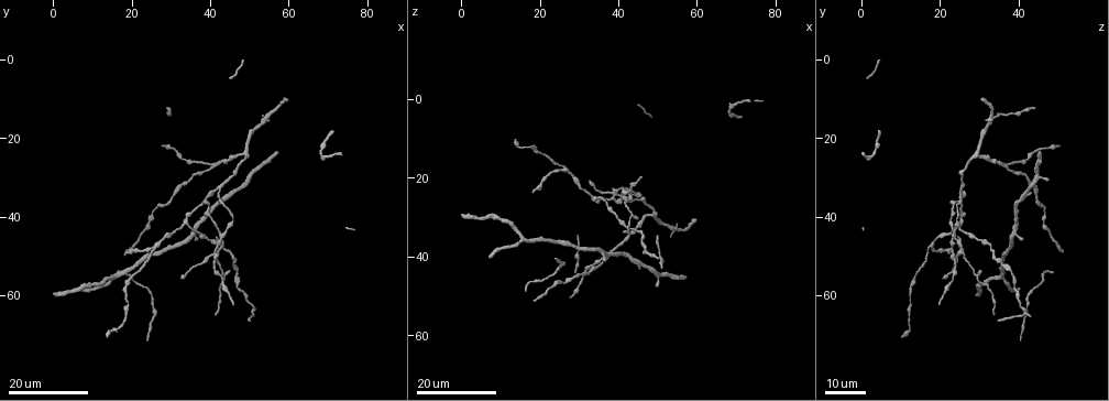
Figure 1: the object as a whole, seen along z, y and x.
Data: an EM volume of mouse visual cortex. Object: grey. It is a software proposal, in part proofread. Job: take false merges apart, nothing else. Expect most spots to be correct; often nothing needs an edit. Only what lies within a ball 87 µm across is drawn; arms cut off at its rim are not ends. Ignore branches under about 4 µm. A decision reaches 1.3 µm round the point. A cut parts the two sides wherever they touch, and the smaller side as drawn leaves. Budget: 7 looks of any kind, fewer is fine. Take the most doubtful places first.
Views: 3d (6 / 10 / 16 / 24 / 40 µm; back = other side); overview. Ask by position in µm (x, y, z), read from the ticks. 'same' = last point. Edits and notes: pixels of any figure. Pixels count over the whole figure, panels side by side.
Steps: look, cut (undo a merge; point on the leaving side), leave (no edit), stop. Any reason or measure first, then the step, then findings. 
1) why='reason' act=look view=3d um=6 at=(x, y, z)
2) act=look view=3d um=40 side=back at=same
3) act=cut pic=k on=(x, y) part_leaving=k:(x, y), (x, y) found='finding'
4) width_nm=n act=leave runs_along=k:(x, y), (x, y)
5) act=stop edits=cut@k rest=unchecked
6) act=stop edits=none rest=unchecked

act=look view=3d um=24 at=(42.0, 32.5, 25.5)

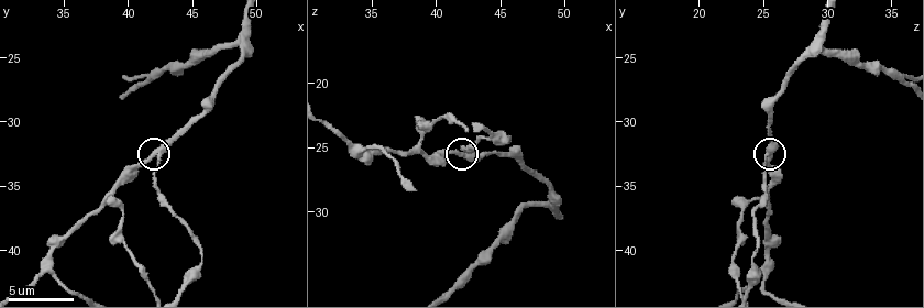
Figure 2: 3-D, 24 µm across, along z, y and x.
act=look view=3d um=10 at=(42.4, 32.6, 25.4)

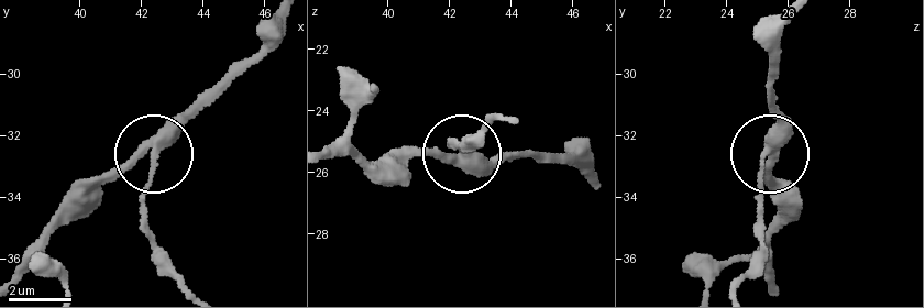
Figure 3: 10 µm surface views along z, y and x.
arms=3 act=leave runs_along=3:(784, 24), (763, 166), (763, 227) found='continuous, no second neuron'

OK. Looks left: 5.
why='arms part here' act=look view=3d um=24 at=(40.0, 27.5, 36.5)

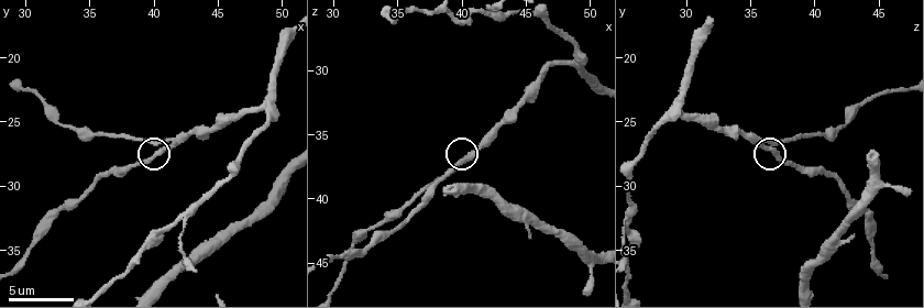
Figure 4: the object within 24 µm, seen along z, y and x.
why='closer look' act=look view=3d um=10 at=(40.6, 27.4, 36.8)

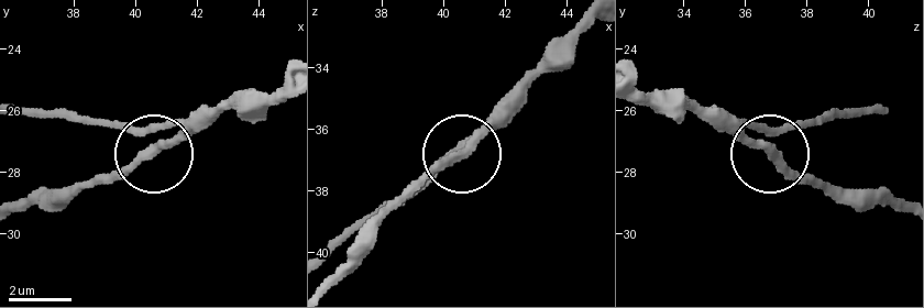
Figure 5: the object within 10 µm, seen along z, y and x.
arms=3 act=leave runs_along=5:(275, 98), (204, 109), (156, 147), (105, 124) found='all the same neuron'

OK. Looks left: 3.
why='side arm on a straight run' act=look view=3d um=16 at=(26.5, 47.5, 17.5)

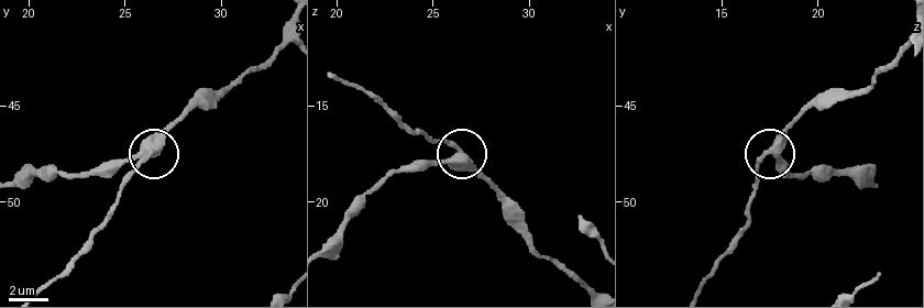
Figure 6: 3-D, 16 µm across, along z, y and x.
act=look view=3d um=10 at=(26.2, 47.5, 17.7)

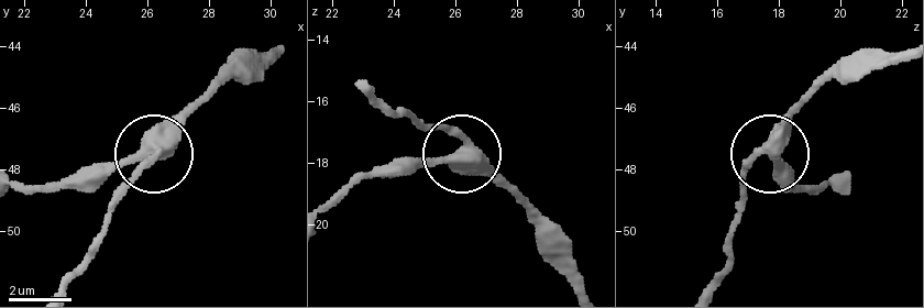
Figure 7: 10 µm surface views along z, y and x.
arms=3 act=leave runs_along=7:(582, 283), (553, 228), (498, 175), (451, 156), (391, 164) found='all the same neuron'

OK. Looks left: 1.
act=stop edits=none rest=unchecked

